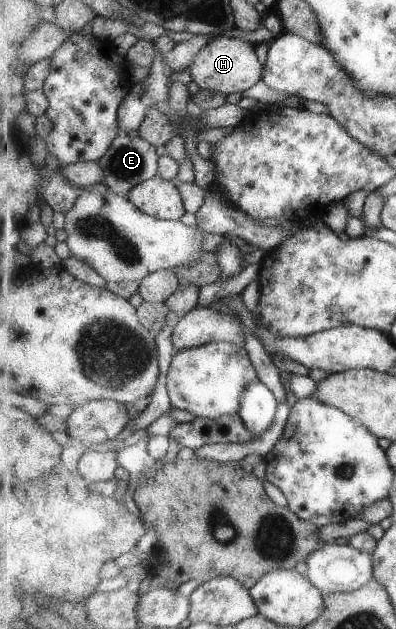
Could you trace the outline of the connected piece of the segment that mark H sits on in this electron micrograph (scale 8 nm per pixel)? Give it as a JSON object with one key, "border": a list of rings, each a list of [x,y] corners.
{"border":[[[213,36],[208,45],[196,56],[189,71],[200,89],[230,95],[244,93],[246,89],[254,87],[263,79],[265,65],[260,63],[260,57],[256,55],[256,44],[238,38]]]}

